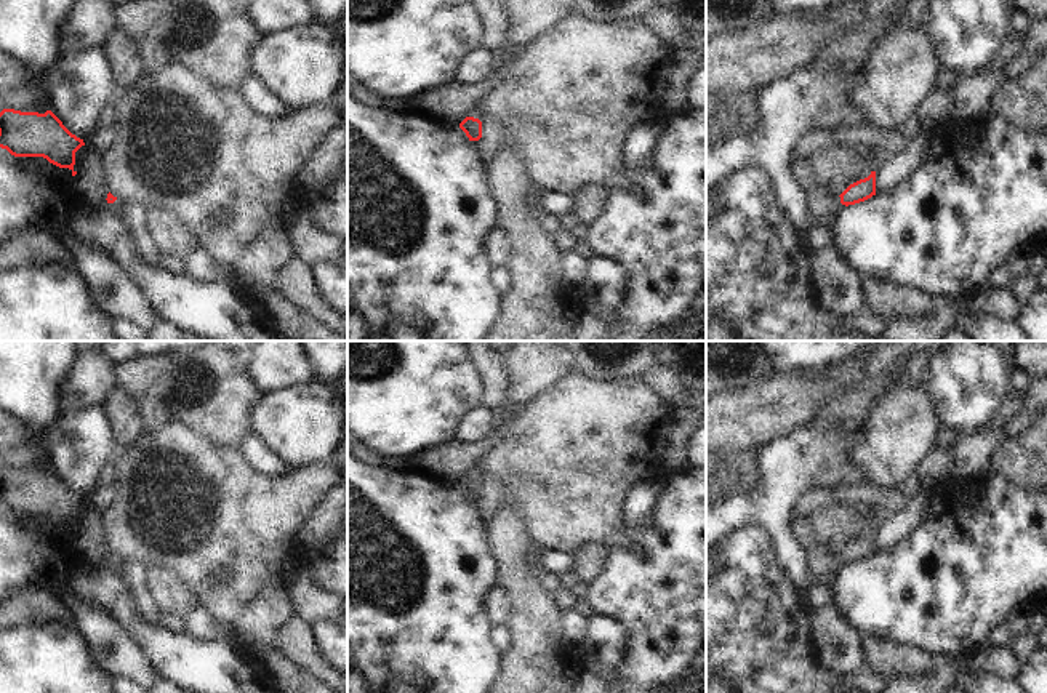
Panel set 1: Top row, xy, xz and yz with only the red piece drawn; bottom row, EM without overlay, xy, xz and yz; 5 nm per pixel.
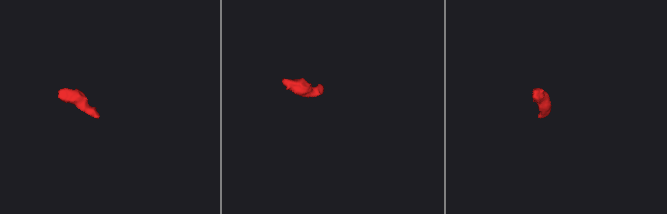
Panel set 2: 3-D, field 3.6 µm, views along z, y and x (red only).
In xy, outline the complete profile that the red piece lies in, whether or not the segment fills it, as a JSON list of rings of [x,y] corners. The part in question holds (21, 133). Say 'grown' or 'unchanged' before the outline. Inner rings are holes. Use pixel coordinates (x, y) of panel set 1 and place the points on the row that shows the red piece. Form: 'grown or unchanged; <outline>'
unchanged; [[[51,110],[0,112],[0,147],[14,157],[43,157],[59,168],[69,168],[75,176],[75,152],[82,146],[83,139],[72,134]]]

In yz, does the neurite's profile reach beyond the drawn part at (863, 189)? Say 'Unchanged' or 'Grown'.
Grown.

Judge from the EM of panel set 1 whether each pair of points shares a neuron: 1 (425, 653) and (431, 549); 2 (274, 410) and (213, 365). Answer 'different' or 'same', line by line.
1: same
2: different

